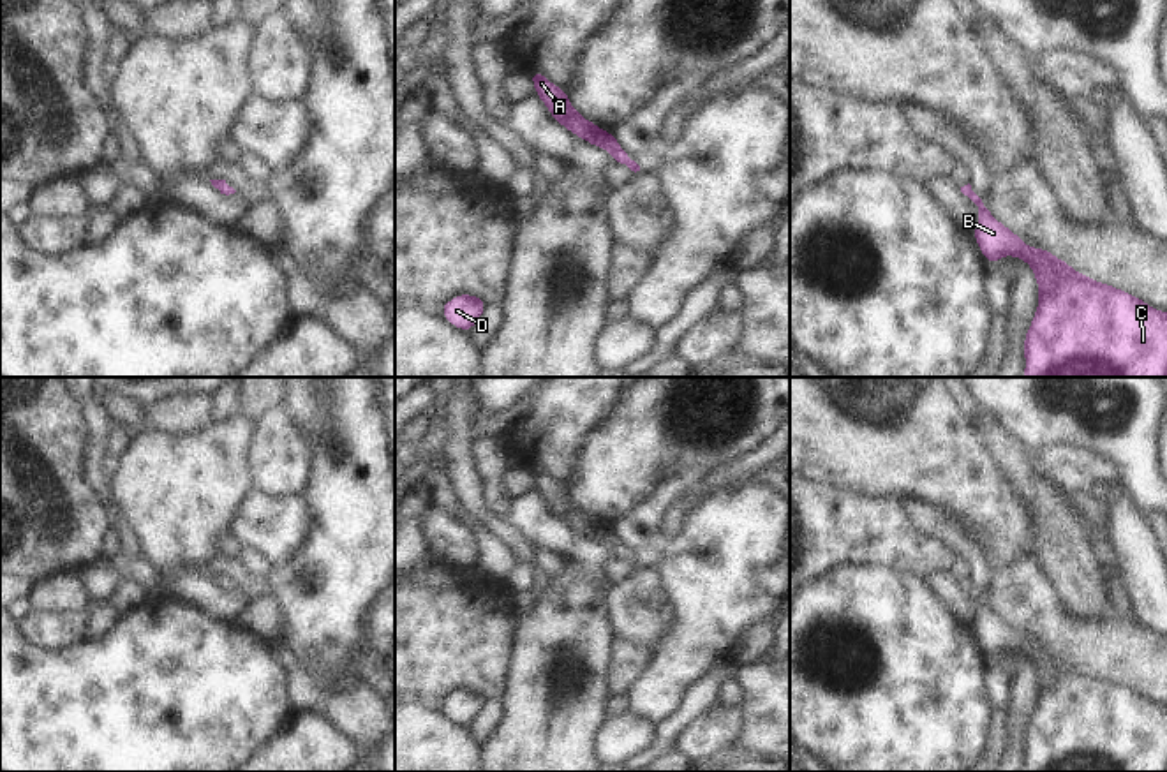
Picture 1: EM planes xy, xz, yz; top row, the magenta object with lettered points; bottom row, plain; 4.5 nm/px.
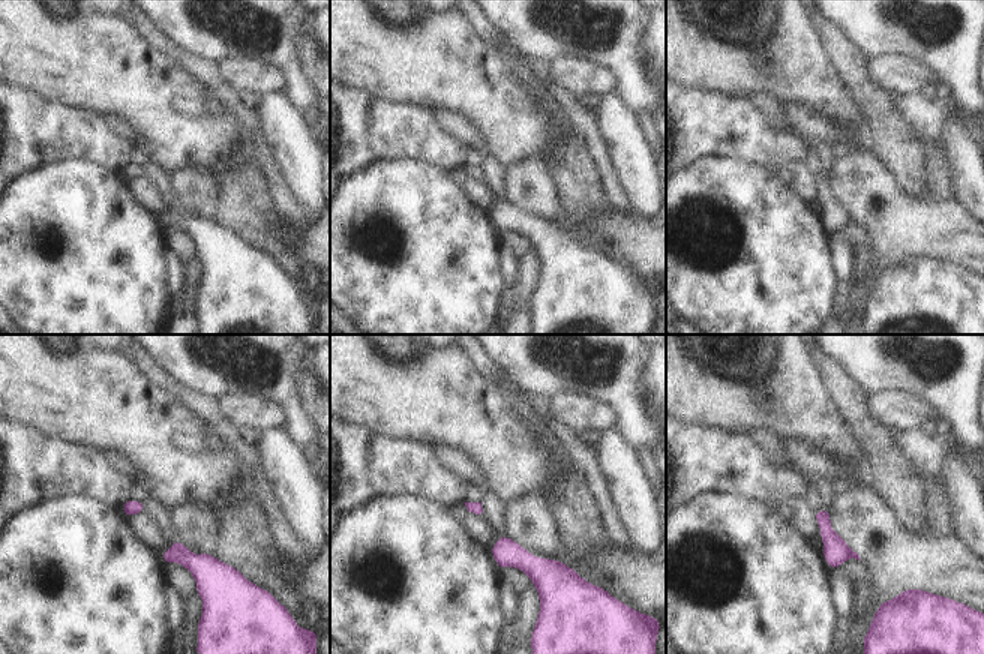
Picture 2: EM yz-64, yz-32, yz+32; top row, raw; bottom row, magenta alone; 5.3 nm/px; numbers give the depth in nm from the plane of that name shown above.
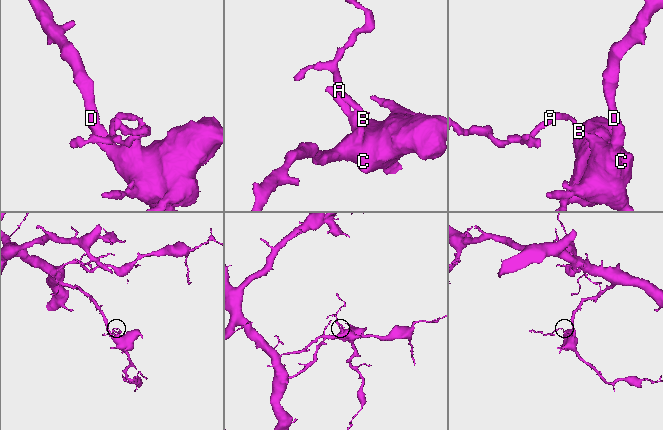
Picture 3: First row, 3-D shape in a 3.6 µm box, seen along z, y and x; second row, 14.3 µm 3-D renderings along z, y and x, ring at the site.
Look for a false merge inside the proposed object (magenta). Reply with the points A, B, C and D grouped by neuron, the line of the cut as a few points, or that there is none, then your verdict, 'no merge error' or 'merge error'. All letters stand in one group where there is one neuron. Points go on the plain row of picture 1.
A B C D; no cut; no merge error

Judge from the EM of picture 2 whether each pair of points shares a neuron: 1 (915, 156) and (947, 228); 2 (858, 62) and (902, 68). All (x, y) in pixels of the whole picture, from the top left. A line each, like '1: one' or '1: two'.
1: two
2: two

